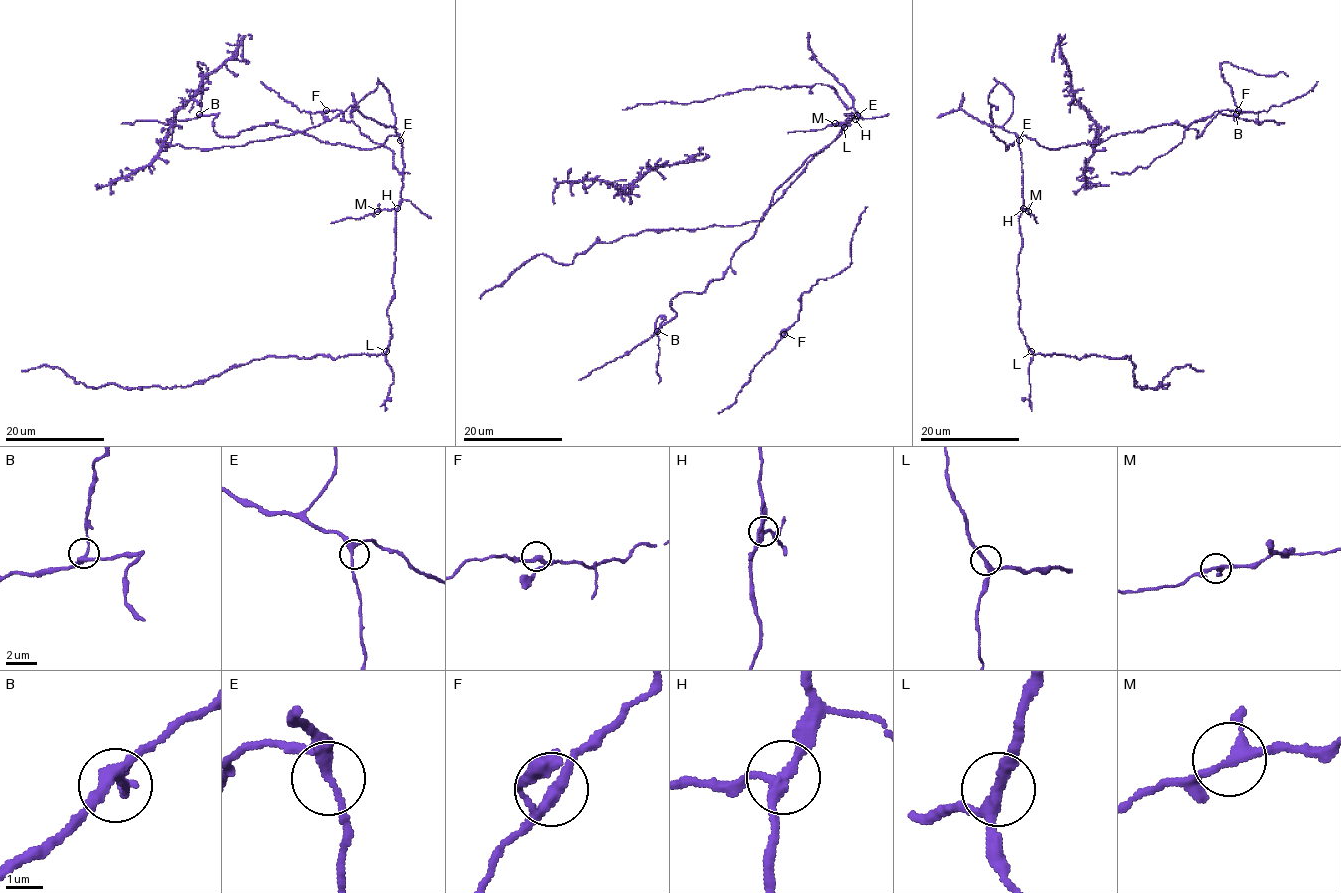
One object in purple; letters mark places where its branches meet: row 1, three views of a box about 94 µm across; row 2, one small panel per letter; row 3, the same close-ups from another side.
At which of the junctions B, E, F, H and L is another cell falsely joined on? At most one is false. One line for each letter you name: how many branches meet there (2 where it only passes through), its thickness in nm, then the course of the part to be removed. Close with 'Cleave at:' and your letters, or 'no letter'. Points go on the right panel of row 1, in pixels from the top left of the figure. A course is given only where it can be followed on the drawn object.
H: 3 branches meet; 240 nm thick; foreign part runs (1023, 208), (1038, 223)
Cleave at: H

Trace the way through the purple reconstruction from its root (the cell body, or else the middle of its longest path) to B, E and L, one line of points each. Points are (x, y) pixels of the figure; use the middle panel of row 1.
B: (810, 161), (764, 213), (755, 234), (734, 253), (727, 273), (702, 293), (673, 298), (676, 315), (657, 331)
E: (810, 161), (841, 133), (846, 121), (857, 115)
L: (810, 161), (841, 133), (846, 121), (860, 115), (855, 118), (851, 112), (845, 113), (849, 119), (844, 127)

